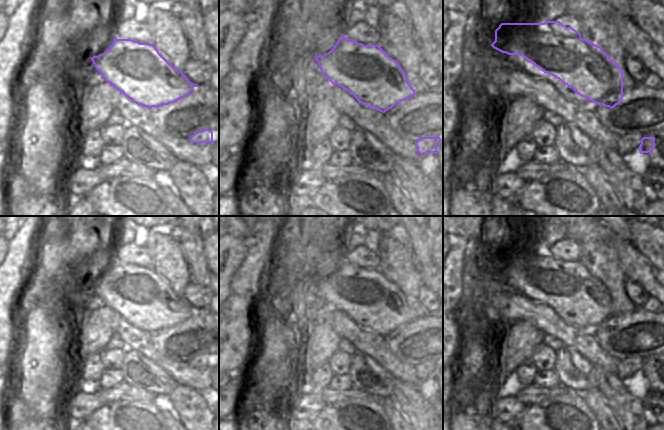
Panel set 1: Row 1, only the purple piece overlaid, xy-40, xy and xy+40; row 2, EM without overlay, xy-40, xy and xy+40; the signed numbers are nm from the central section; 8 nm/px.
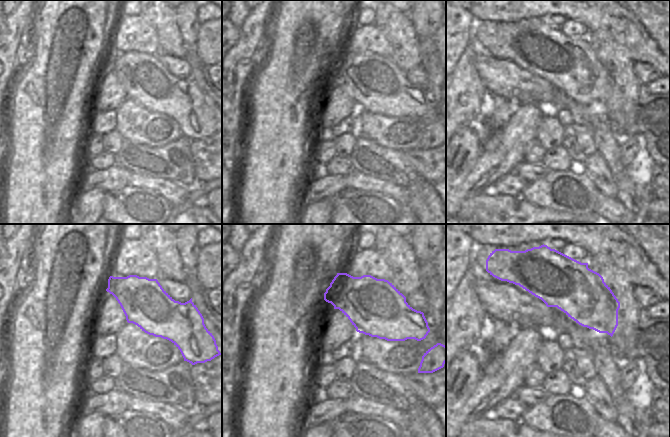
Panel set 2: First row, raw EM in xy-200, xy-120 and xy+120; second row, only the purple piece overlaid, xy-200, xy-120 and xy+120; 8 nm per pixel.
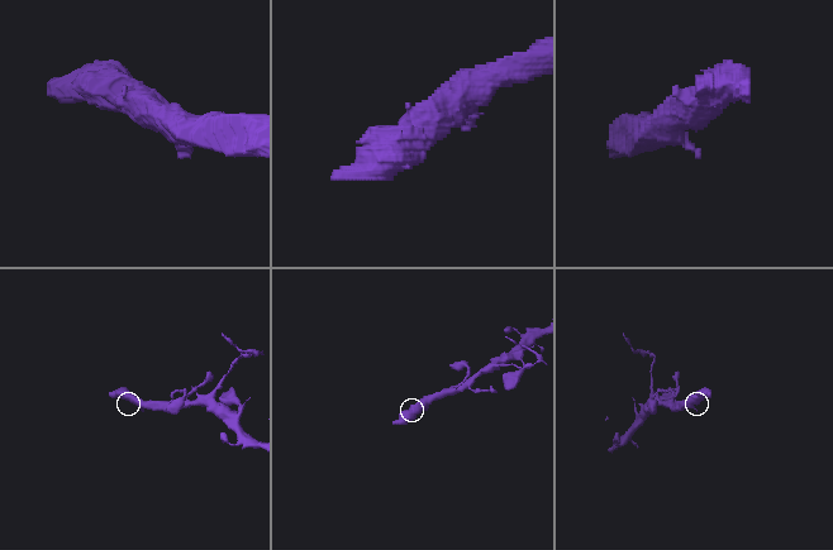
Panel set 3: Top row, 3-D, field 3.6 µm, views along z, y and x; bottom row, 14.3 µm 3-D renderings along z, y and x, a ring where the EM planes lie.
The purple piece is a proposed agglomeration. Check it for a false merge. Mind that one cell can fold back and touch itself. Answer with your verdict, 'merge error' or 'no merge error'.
no merge error

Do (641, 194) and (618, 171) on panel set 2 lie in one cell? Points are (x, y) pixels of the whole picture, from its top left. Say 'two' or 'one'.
one

